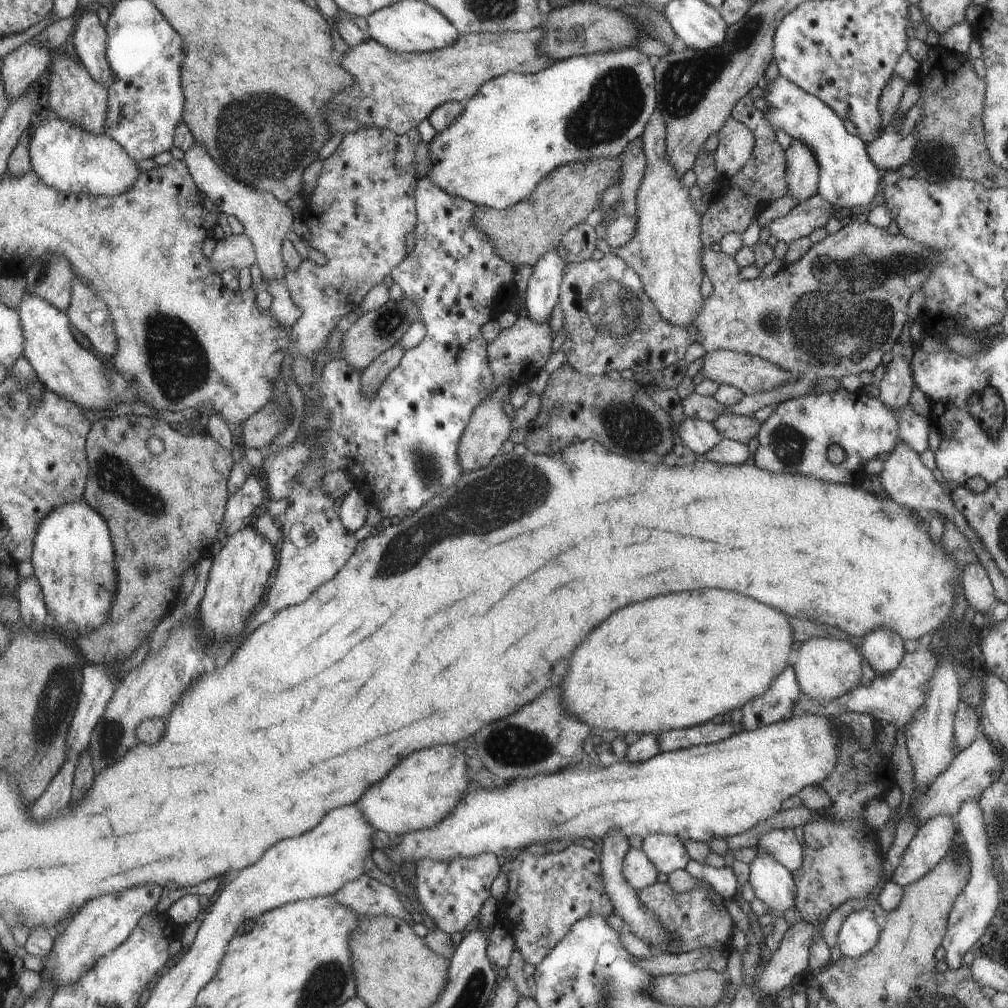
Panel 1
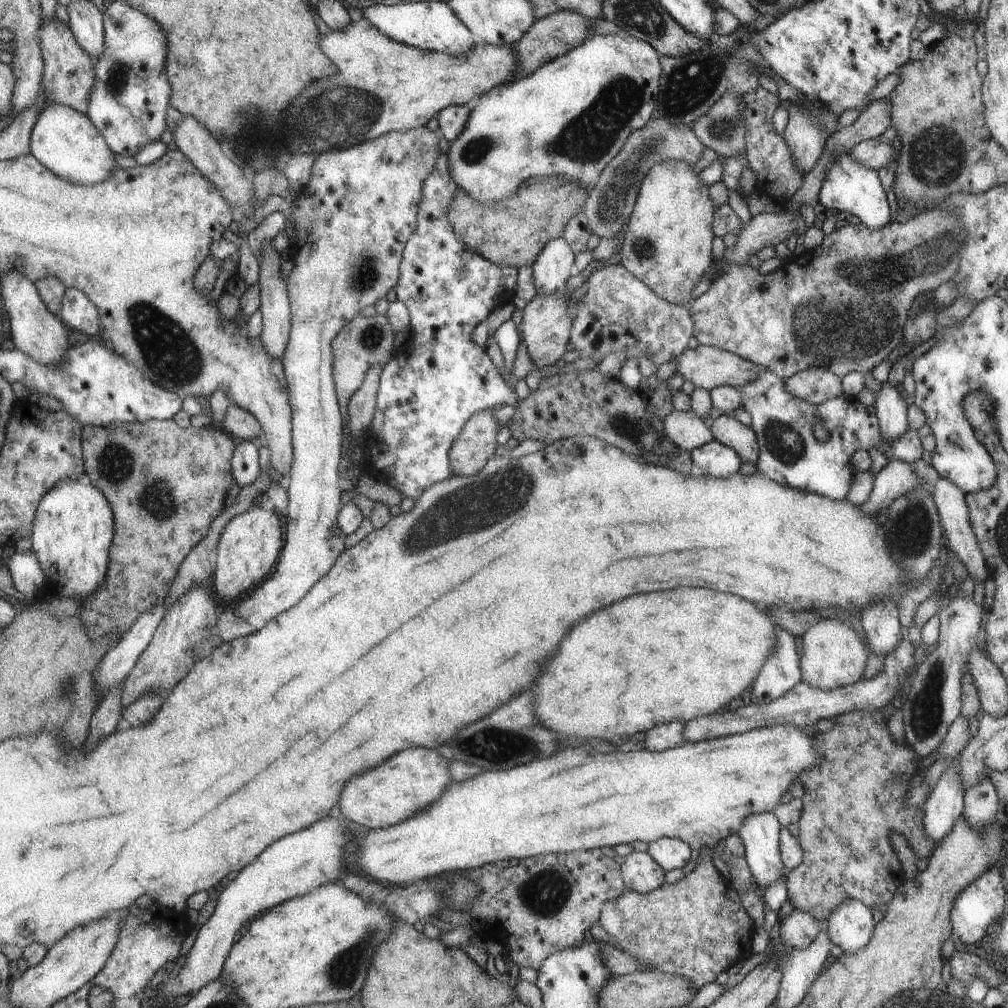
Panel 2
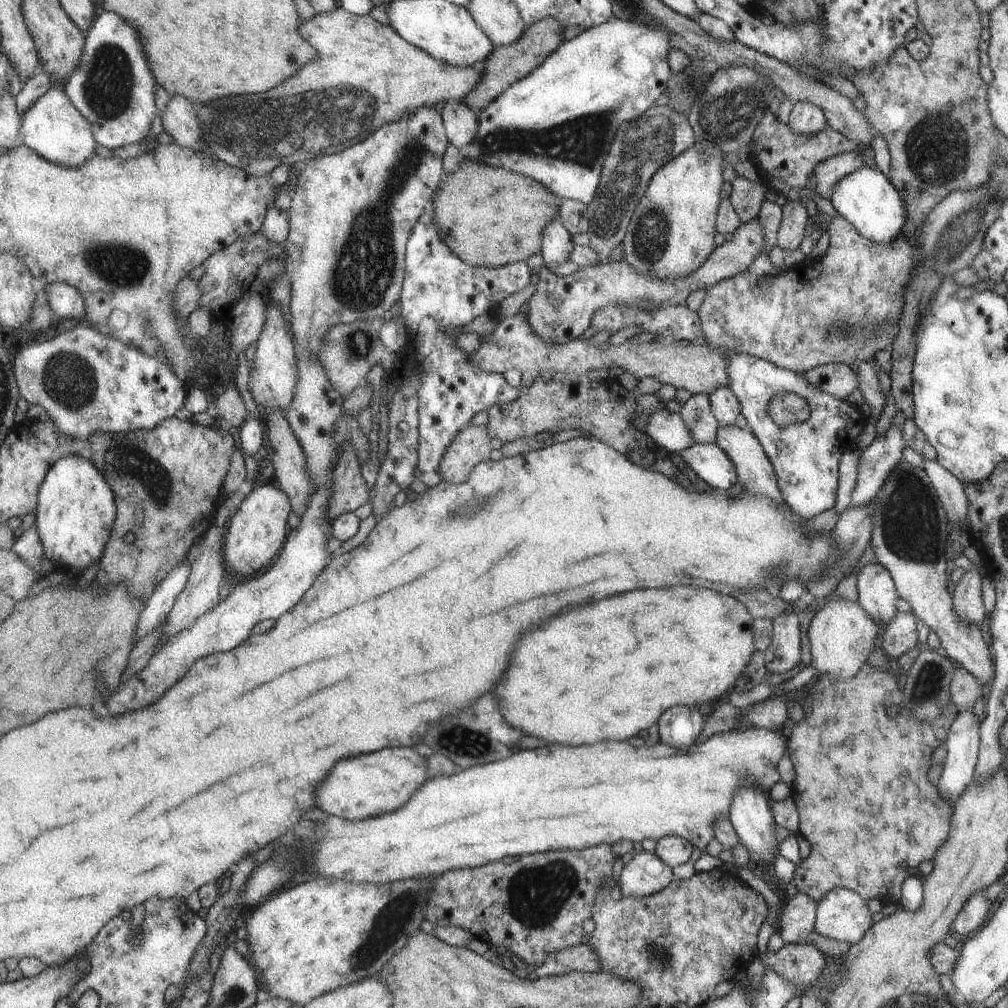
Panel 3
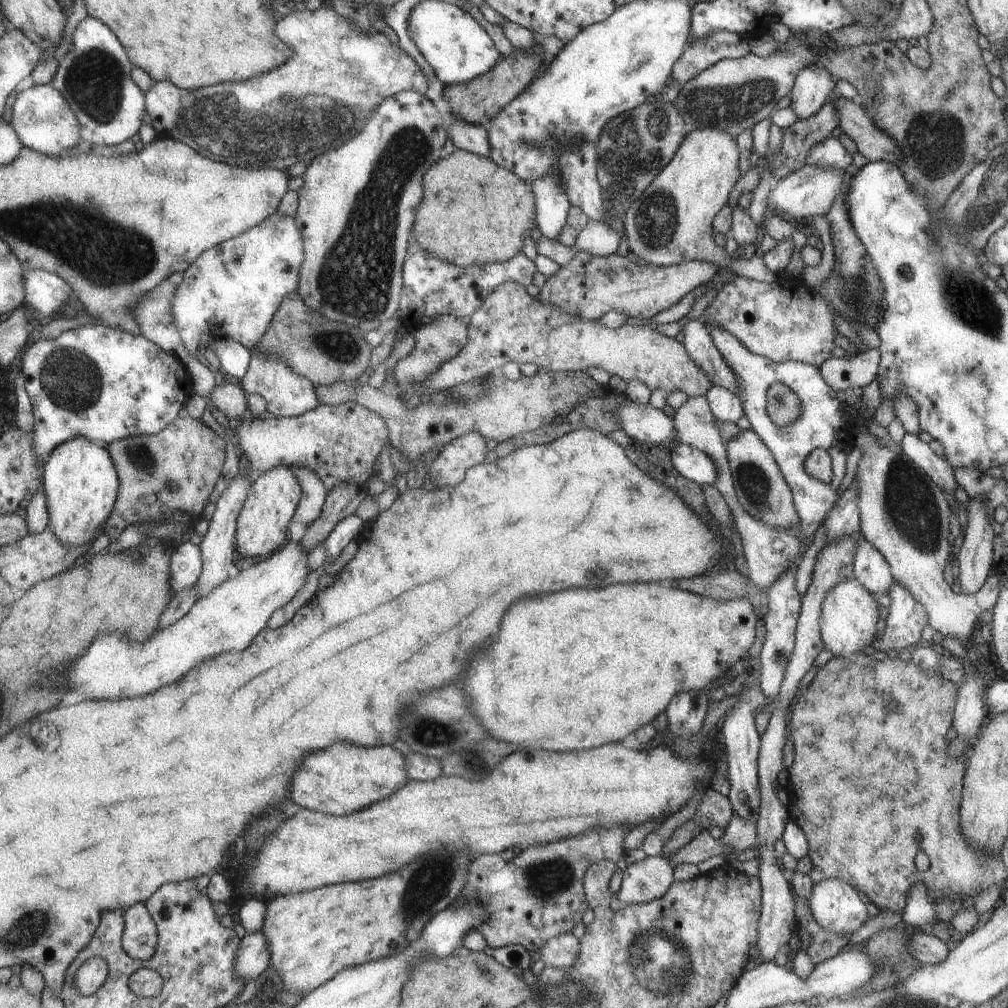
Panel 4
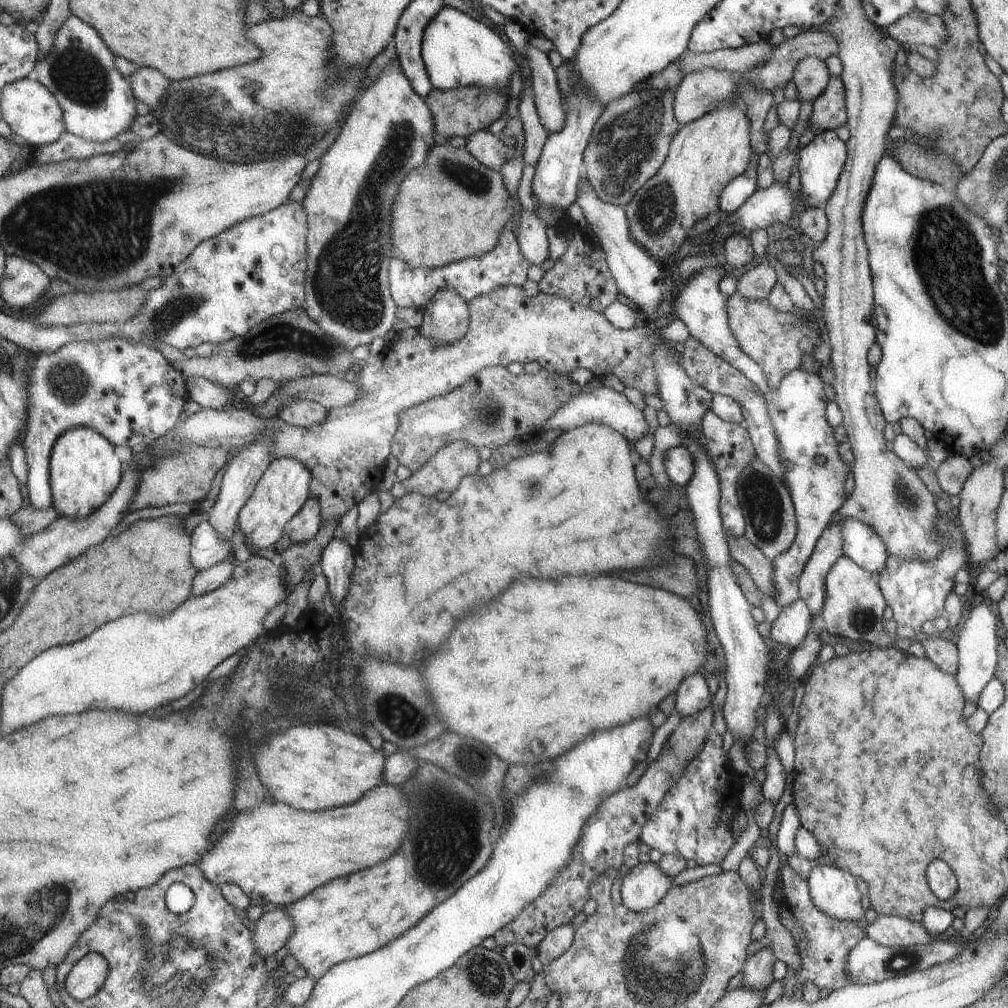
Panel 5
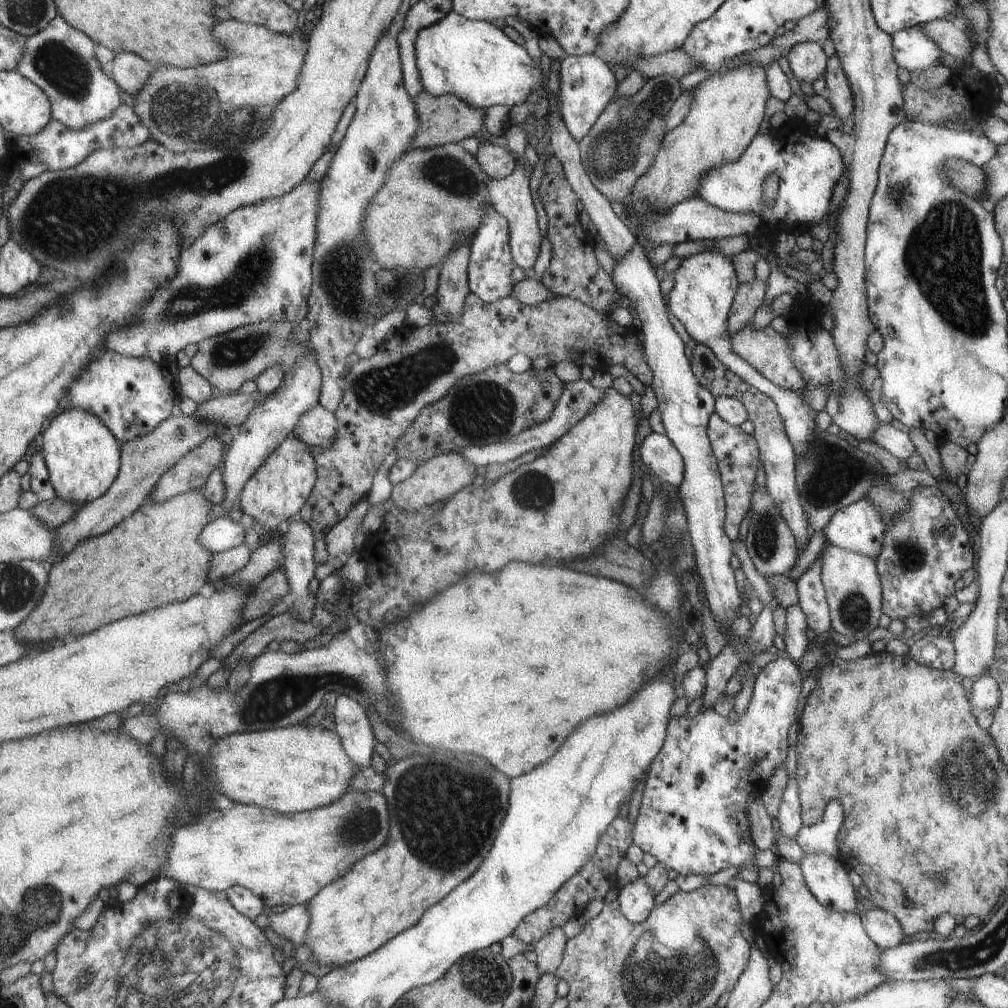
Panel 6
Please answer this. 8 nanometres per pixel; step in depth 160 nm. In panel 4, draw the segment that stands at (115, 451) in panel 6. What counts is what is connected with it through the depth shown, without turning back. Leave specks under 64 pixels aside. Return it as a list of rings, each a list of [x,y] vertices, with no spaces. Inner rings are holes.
[[[75,437],[57,446],[47,458],[44,464],[42,485],[48,498],[49,527],[66,547],[84,547],[104,533],[110,514],[118,501],[120,474],[105,444],[85,437]]]

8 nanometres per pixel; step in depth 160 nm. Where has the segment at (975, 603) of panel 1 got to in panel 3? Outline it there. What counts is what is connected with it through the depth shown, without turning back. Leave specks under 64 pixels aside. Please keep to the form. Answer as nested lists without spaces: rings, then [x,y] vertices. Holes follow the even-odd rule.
[[[935,459],[924,461],[924,471],[932,481],[933,490],[936,490],[941,506],[947,511],[950,524],[955,524],[963,530],[961,527],[968,520],[968,500],[963,483],[947,472]]]

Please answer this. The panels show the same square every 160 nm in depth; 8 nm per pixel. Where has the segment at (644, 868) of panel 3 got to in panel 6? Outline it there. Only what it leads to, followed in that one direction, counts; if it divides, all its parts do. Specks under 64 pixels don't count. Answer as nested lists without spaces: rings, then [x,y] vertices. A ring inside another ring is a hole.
[[[638,875],[635,880],[619,888],[616,901],[620,913],[633,924],[648,917],[653,908],[654,892],[646,885],[644,876]]]

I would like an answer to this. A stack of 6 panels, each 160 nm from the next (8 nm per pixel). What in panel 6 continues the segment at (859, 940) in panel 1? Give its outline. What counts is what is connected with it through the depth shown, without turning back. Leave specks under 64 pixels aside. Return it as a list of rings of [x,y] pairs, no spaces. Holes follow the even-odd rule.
[[[804,853],[798,862],[808,889],[817,902],[833,911],[855,912],[855,890],[843,866],[825,853]]]

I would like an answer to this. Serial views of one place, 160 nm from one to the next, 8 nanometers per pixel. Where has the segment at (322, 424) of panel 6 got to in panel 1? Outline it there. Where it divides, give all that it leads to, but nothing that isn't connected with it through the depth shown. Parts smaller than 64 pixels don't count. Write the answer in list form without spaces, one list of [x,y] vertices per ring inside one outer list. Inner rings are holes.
[[[194,141],[187,150],[183,151],[183,159],[188,166],[189,175],[200,192],[205,193],[219,211],[226,215],[234,216],[243,226],[244,234],[247,236],[255,254],[255,264],[261,272],[261,288],[271,296],[269,312],[277,320],[279,326],[292,326],[297,318],[301,317],[301,310],[291,302],[291,292],[285,283],[285,273],[288,271],[283,258],[283,241],[292,230],[294,219],[291,208],[286,203],[281,203],[269,192],[253,190],[247,184],[237,182],[231,175],[227,175],[220,168],[220,164],[208,154],[203,144]]]

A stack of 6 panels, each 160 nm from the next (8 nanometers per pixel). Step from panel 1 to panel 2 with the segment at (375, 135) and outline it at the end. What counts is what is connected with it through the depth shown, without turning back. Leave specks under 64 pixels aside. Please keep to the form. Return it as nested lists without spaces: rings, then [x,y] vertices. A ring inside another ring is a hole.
[[[423,127],[409,129],[405,132],[389,131],[388,133],[380,134],[379,137],[367,139],[358,142],[356,145],[348,146],[344,149],[329,149],[319,152],[313,161],[310,168],[308,181],[302,190],[297,193],[296,200],[293,204],[289,204],[282,214],[287,216],[287,220],[295,229],[295,244],[297,250],[293,253],[295,257],[294,267],[286,276],[288,301],[291,303],[291,332],[288,334],[287,346],[283,352],[283,357],[280,358],[284,369],[284,375],[288,383],[288,402],[292,409],[292,466],[289,474],[287,474],[286,482],[284,483],[287,499],[287,515],[284,519],[285,524],[285,544],[284,549],[280,552],[280,558],[277,564],[273,567],[273,574],[269,575],[256,589],[250,590],[249,594],[241,596],[235,602],[233,608],[234,615],[244,620],[252,614],[261,615],[266,621],[276,617],[284,610],[291,609],[293,605],[308,594],[308,590],[320,580],[321,577],[328,573],[328,570],[336,562],[336,558],[340,556],[341,551],[345,549],[343,538],[345,534],[341,529],[329,530],[331,526],[335,526],[335,516],[340,512],[341,498],[344,490],[339,490],[339,476],[337,476],[337,464],[339,464],[339,448],[341,448],[341,412],[335,400],[336,390],[333,390],[333,379],[331,378],[331,340],[335,340],[337,333],[351,321],[351,318],[358,314],[363,306],[367,306],[382,298],[385,293],[396,285],[397,277],[400,274],[400,262],[403,260],[404,246],[407,244],[409,237],[415,232],[416,228],[416,212],[419,208],[420,198],[422,197],[423,182],[427,180],[429,173],[435,169],[437,162],[437,152],[435,152],[435,144],[437,144],[437,136],[435,132],[431,132]]]

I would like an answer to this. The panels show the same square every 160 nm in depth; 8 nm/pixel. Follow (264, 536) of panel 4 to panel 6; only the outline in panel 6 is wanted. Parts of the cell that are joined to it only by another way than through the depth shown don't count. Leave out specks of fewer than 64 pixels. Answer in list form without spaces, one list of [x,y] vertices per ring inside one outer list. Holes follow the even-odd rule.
[[[289,435],[245,481],[238,501],[240,510],[257,522],[260,532],[284,527],[287,518],[300,512],[312,493],[313,485],[316,484],[316,469],[309,446],[296,436]]]

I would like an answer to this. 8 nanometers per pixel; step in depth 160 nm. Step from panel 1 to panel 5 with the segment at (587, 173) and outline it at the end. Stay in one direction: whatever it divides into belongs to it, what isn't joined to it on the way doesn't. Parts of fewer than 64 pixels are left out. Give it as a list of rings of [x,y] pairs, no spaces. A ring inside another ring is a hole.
[[[444,142],[439,143],[437,146],[432,146],[432,148],[429,149],[428,157],[425,157],[424,164],[413,169],[411,173],[405,177],[405,180],[401,182],[400,188],[397,191],[395,202],[393,202],[392,206],[393,222],[391,222],[391,226],[393,226],[393,252],[395,256],[399,257],[402,261],[409,263],[409,266],[422,269],[434,269],[455,261],[460,261],[461,259],[478,257],[479,255],[485,254],[496,245],[497,241],[499,241],[504,226],[510,224],[511,215],[514,210],[508,200],[509,194],[497,170],[486,167],[473,155],[470,155],[469,151],[465,150],[464,147],[454,148],[446,145]]]

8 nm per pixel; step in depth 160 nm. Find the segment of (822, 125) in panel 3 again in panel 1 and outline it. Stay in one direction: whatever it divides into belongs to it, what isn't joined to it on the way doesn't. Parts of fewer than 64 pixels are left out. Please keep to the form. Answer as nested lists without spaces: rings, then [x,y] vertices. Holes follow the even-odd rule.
[[[791,140],[791,146],[787,148],[787,195],[803,200],[817,193],[818,167],[813,150],[805,146],[799,140]]]

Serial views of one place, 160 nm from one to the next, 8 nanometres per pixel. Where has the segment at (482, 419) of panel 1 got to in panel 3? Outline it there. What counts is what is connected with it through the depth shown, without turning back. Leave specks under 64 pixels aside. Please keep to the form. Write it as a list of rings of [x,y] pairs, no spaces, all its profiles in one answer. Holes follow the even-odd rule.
[[[467,424],[452,440],[441,457],[439,473],[446,483],[454,485],[465,482],[473,468],[489,458],[487,426]]]

